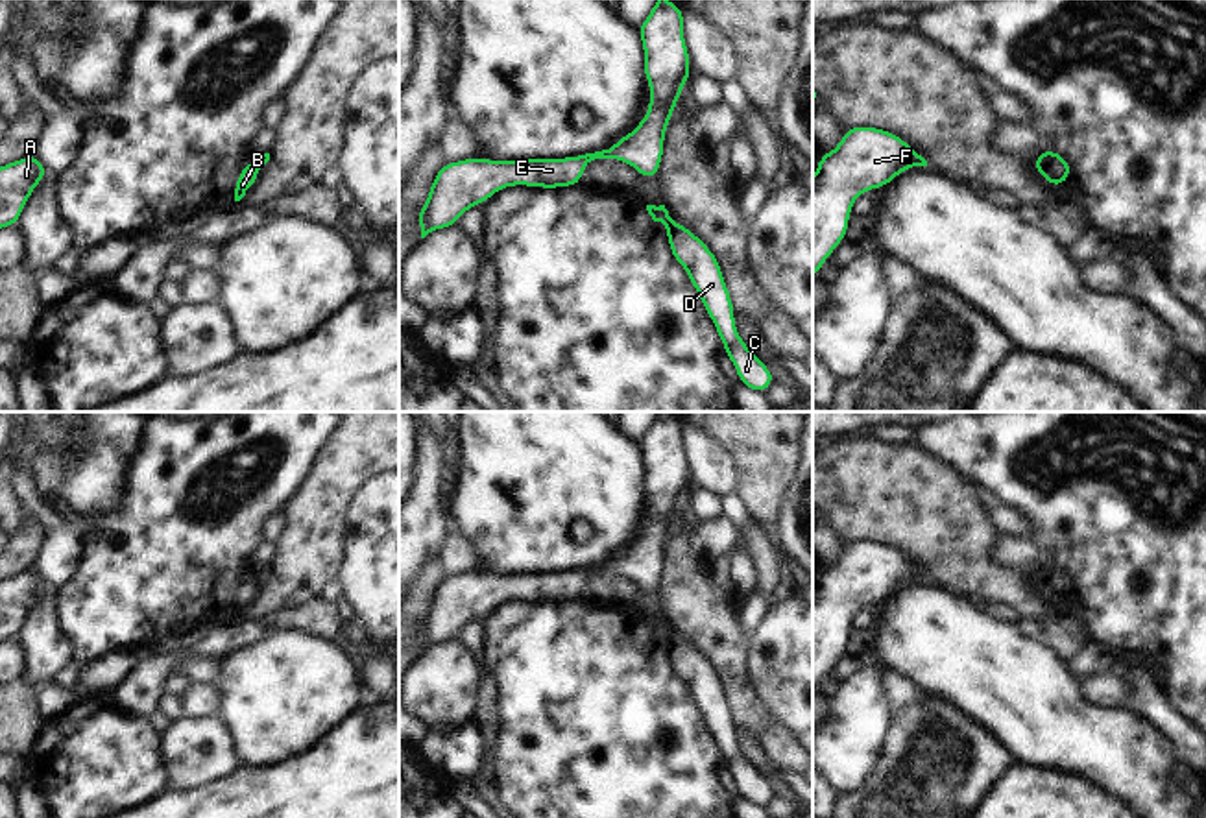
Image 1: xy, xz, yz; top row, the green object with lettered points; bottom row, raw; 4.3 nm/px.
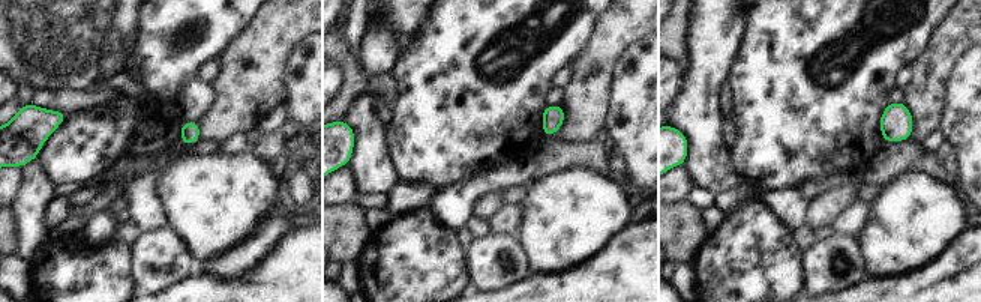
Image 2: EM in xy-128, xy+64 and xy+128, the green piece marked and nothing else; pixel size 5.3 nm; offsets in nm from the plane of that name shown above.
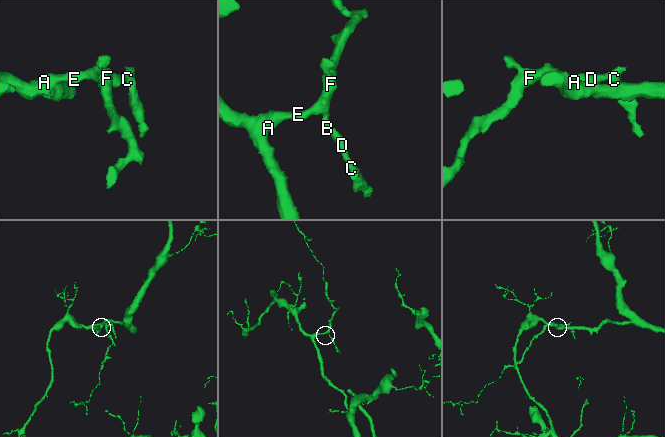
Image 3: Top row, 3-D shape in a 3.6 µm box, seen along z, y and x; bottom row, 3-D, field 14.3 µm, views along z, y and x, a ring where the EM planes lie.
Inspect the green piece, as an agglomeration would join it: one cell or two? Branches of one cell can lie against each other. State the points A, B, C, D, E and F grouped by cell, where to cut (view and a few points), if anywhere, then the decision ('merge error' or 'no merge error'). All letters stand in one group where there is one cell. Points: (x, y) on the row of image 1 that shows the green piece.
A B E F / C D; cut in xz along (673, 220), (667, 228); merge error

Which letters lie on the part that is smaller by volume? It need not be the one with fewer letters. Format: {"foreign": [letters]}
{"foreign": ["C", "D"]}

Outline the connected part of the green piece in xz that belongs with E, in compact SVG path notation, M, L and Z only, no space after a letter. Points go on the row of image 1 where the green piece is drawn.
M656 0L650 15L637 26L645 50L643 70L650 89L650 105L632 133L608 150L565 159L493 161L471 157L445 162L417 212L421 238L436 229L456 225L467 209L486 203L504 186L576 186L585 164L595 159L617 159L633 166L641 177L656 179L663 161L667 126L685 81L693 76L683 37L683 15L685 11L670 0Z

